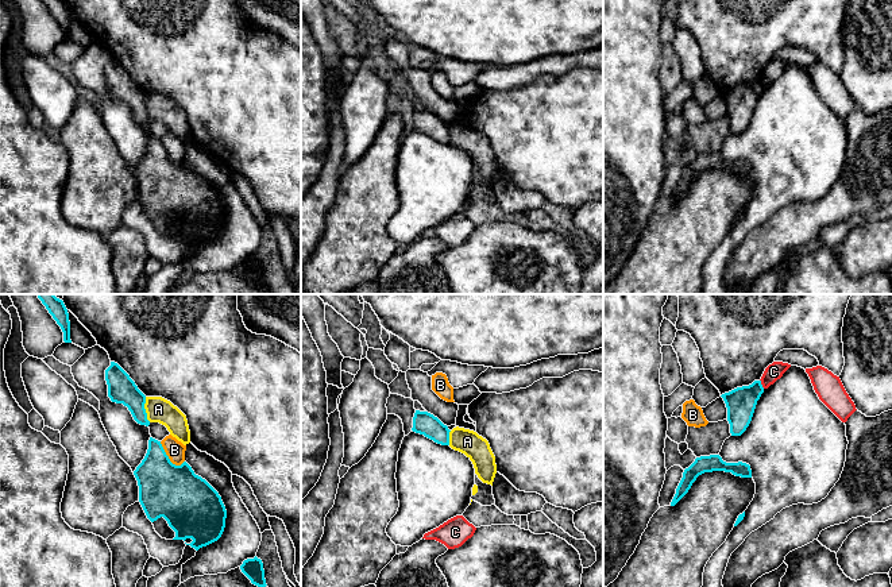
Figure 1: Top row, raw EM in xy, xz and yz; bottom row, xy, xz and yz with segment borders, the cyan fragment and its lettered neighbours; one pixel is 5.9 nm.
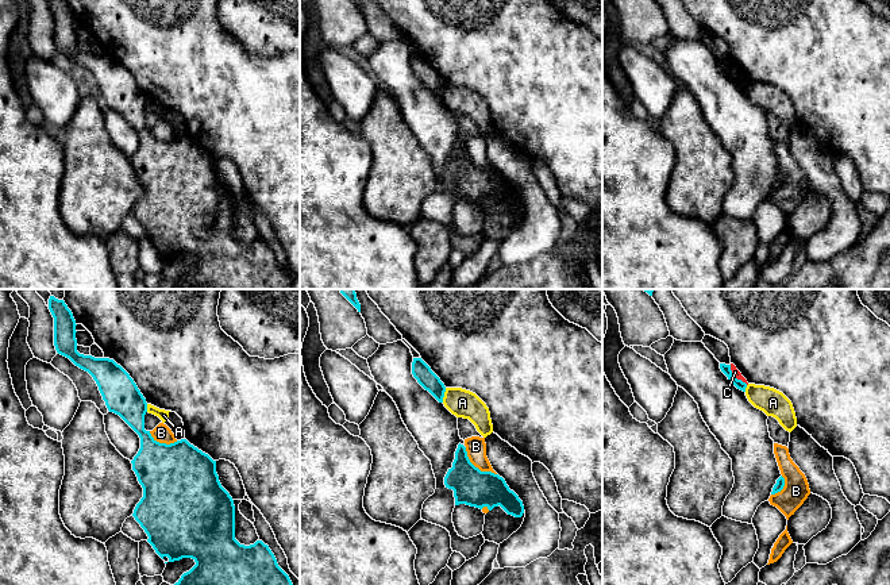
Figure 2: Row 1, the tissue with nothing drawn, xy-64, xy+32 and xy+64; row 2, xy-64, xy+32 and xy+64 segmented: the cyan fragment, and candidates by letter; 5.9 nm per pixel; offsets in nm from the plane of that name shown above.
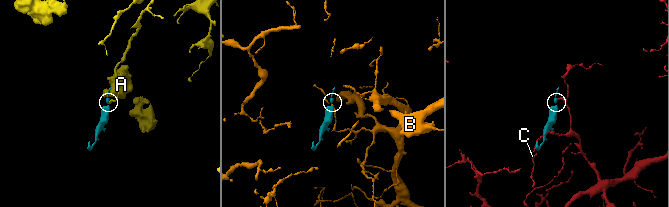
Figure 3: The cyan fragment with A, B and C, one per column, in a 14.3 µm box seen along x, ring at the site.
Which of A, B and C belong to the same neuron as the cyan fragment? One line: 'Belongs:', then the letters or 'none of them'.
Belongs: none of them

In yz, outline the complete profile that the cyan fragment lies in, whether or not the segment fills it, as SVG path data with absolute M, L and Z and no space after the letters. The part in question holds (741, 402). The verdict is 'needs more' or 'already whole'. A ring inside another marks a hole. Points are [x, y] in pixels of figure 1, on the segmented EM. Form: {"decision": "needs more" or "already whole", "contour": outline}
{"decision": "already whole", "contour": "M754 381L749 386L737 387L721 395L727 408L731 436L741 436L746 430L762 393L761 381Z"}

